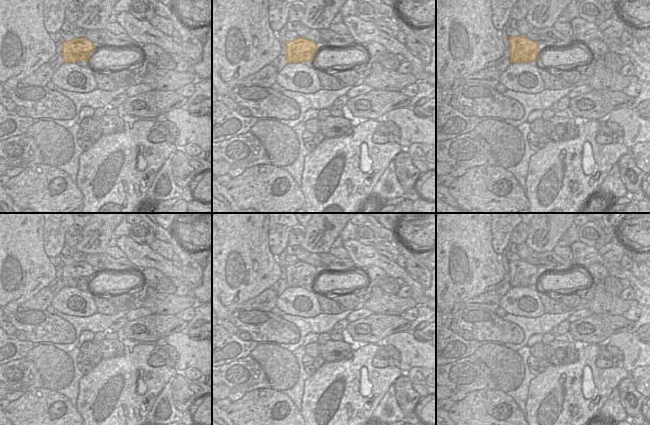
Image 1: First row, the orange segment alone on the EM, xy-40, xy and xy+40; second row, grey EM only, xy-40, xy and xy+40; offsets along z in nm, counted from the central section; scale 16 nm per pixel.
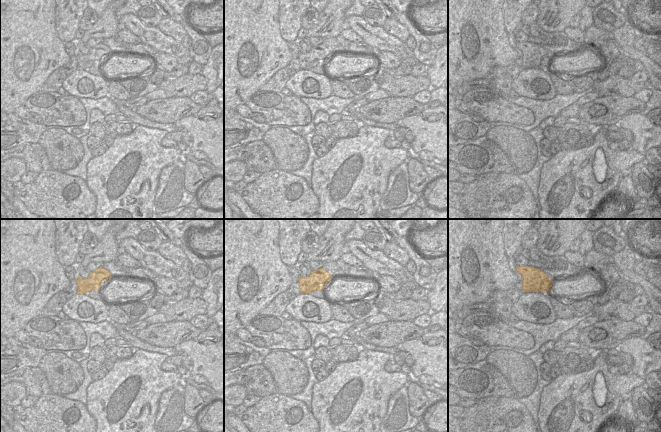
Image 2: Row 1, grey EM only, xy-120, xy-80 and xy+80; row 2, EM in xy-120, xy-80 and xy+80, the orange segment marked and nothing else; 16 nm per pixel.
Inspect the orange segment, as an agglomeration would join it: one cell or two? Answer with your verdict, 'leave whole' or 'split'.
split

